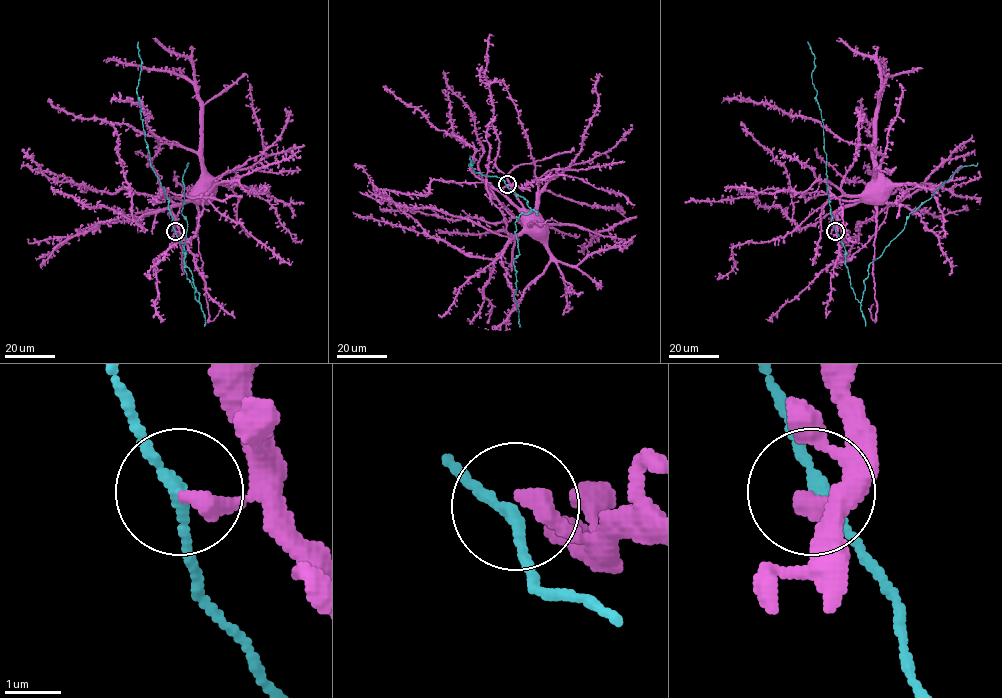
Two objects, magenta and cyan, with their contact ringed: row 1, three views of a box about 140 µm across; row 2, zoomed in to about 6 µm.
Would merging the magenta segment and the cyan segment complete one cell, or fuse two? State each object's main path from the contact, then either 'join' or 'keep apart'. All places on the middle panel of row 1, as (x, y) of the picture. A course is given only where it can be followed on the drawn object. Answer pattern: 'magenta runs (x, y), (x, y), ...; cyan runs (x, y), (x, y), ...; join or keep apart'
magenta runs (507, 184), (503, 191), (533, 224), (511, 215), (483, 178), (478, 168), (483, 145), (474, 119), (443, 70); cyan runs (507, 184), (531, 209), (515, 223), (519, 253), (513, 264), (517, 272), (514, 298), (520, 327); join

